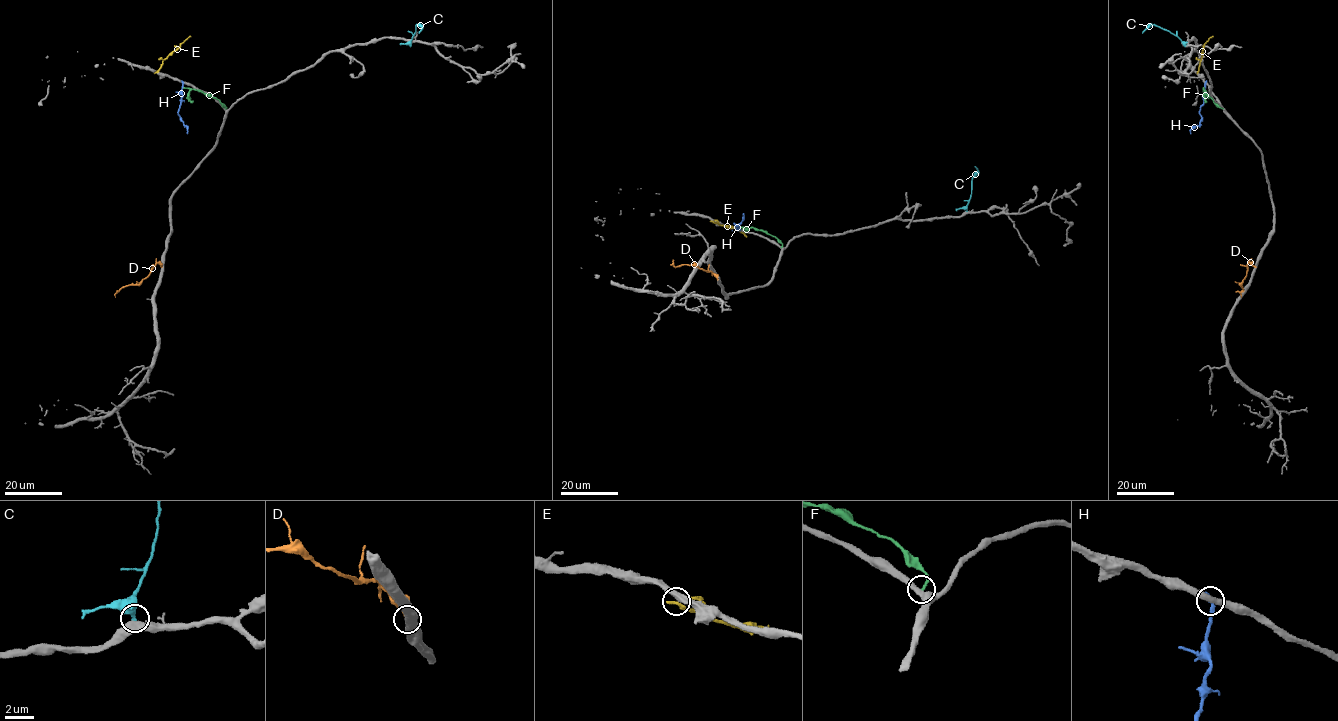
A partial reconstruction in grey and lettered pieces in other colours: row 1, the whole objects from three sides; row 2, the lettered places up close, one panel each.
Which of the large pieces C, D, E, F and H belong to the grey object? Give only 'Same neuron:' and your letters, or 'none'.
Same neuron: C

